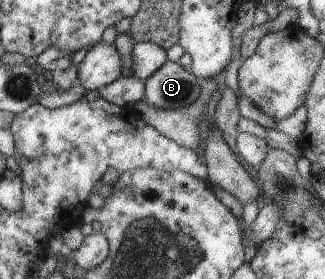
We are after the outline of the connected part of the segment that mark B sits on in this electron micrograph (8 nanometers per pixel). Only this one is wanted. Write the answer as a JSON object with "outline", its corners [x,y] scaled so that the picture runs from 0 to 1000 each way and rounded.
{"outline":[[[514,219],[446,287],[443,369],[486,391],[554,391],[597,369],[618,330],[615,287],[554,226]]]}

